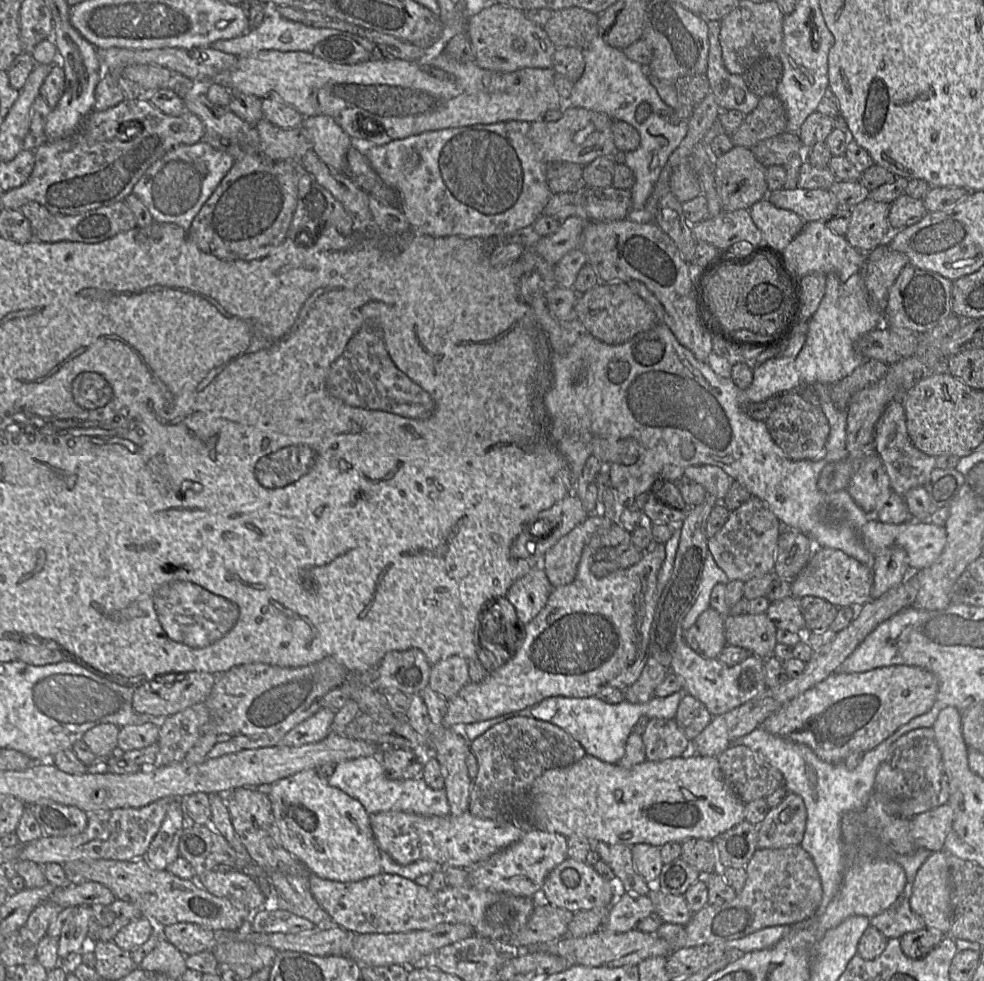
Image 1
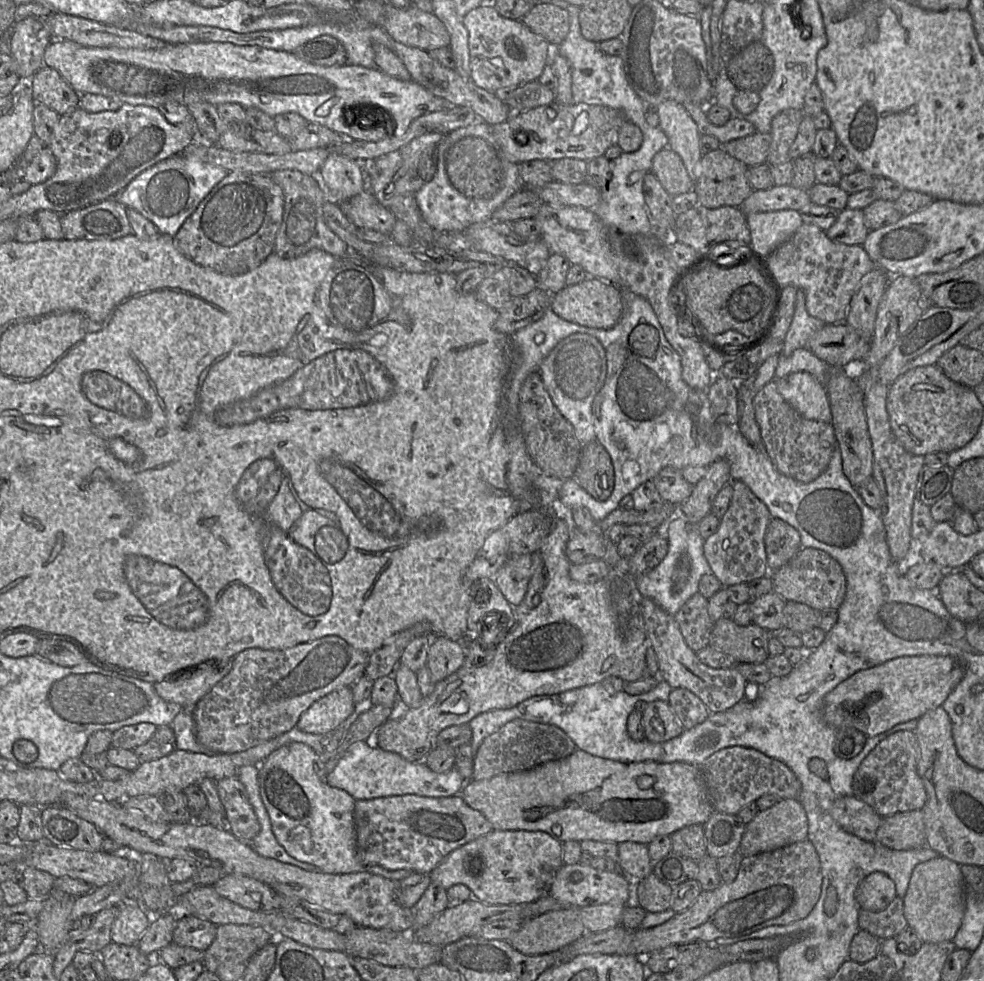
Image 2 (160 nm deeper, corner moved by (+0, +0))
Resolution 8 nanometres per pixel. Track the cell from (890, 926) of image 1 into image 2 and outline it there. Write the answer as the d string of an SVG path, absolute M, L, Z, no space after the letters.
M896 896L885 910L879 912L860 909L858 923L861 930L871 933L879 940L895 938L908 927L903 899Z

